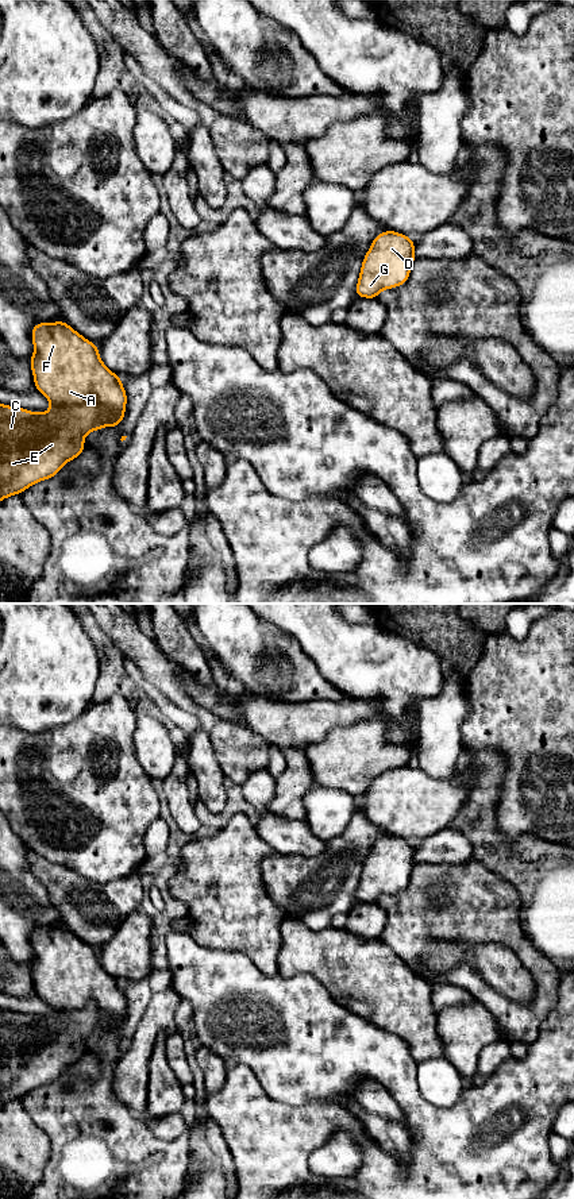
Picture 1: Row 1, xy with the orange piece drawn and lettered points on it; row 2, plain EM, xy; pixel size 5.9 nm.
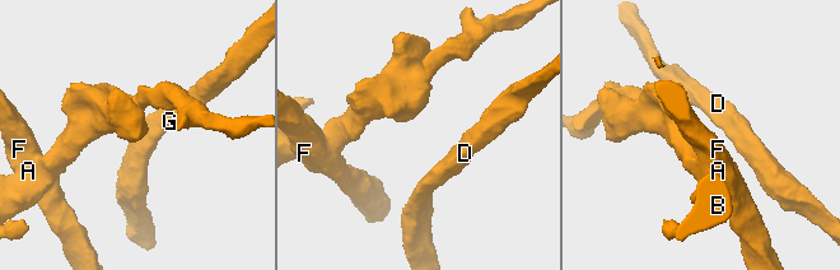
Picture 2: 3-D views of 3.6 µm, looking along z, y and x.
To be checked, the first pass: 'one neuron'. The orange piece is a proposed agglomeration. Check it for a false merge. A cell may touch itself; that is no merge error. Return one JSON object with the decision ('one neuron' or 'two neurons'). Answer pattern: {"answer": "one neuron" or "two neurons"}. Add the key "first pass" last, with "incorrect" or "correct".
{"answer": "one neuron", "first pass": "correct"}

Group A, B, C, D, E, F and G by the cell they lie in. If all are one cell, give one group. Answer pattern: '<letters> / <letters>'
A B C D E F G

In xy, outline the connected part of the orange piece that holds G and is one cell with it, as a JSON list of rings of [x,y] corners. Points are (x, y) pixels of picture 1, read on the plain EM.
[[[396,836],[377,840],[362,867],[357,902],[377,903],[381,895],[404,890],[416,865],[413,848]]]

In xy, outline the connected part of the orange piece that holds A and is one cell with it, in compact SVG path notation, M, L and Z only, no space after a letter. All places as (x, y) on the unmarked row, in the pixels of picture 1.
M63 925L36 928L31 942L35 957L28 965L35 994L50 1006L51 1011L45 1018L36 1018L0 1009L0 1106L22 1099L31 1090L55 1082L65 1068L82 1059L84 1044L89 1037L103 1032L119 1032L126 1019L127 998L122 983L105 972L95 948L86 945Z

